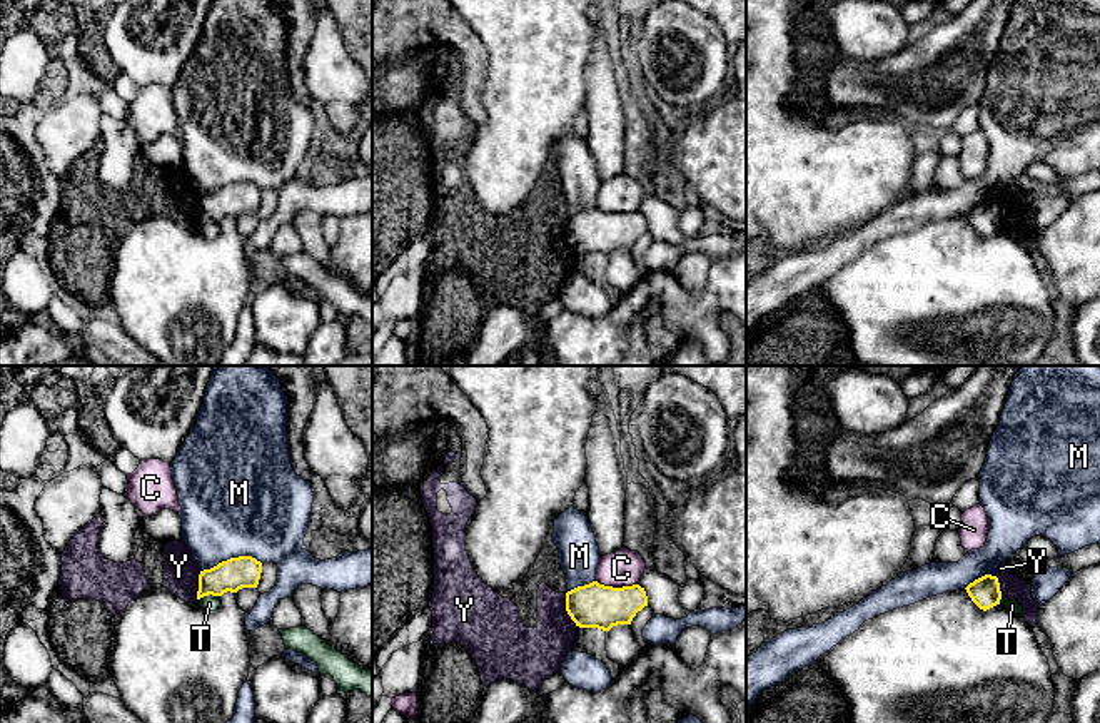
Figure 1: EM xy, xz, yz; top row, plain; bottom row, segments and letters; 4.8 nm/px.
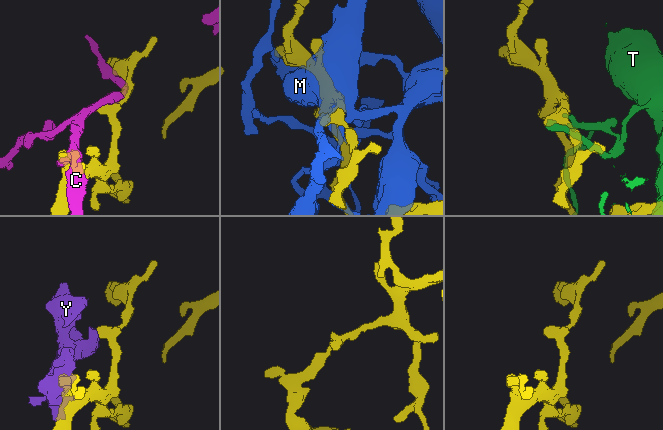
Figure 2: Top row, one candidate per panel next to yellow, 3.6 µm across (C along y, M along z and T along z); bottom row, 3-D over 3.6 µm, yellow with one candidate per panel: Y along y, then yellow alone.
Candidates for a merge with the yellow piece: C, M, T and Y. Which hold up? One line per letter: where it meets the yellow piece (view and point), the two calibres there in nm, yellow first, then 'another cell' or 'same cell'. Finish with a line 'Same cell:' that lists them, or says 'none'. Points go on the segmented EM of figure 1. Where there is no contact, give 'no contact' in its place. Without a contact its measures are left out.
C: contact xz (616, 588); calibres 220 and 180 nm; another cell
M: contact xy (231, 558); calibres 160 and 480 nm; another cell
T: contact xy (207, 595); calibres 160 and 80 nm; another cell
Y: contact xz (566, 610); calibres 220 and 240 nm; another cell
Same cell: none

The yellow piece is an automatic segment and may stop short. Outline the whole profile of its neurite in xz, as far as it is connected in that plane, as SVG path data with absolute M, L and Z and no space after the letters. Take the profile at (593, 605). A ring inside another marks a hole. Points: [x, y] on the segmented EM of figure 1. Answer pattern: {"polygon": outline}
{"polygon": "M593 581L566 593L566 611L579 628L609 631L618 624L631 624L644 606L648 596L639 584L613 588Z"}

